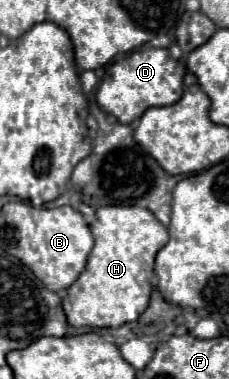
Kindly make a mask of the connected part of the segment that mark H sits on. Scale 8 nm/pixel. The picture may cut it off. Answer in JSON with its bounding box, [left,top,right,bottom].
[64,206,168,328]

